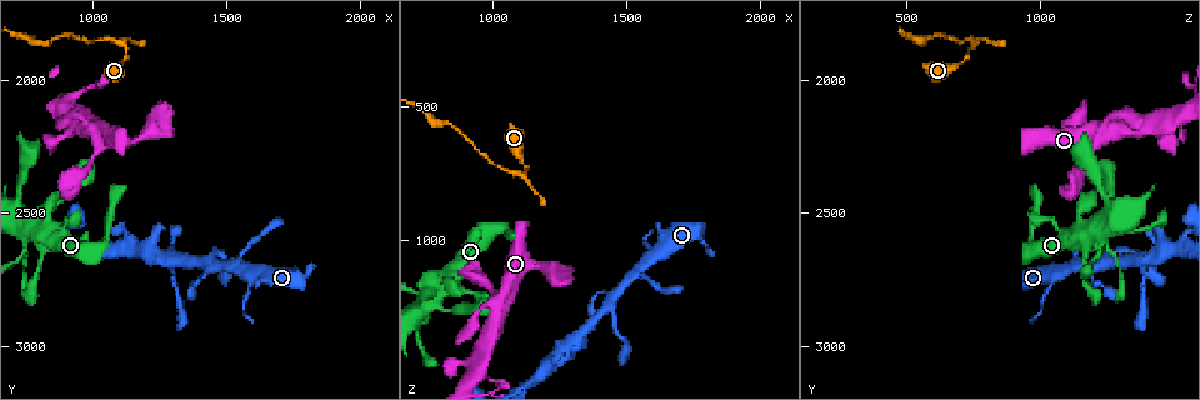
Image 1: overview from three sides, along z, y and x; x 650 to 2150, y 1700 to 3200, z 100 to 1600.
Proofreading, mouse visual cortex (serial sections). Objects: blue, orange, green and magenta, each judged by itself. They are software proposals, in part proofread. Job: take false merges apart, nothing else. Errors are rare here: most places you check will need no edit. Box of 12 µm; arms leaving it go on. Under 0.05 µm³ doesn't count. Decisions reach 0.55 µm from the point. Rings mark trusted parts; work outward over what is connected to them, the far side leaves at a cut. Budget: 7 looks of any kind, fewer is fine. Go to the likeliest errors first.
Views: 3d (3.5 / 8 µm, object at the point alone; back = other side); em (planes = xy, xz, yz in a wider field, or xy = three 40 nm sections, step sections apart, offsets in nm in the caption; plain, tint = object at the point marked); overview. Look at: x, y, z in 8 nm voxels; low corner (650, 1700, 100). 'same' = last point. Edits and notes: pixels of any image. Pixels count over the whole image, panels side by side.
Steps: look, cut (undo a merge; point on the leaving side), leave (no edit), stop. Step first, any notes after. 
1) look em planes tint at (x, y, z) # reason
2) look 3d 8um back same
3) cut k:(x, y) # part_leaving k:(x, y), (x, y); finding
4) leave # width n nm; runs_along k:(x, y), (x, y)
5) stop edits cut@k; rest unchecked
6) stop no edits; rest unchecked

look 3d 3.5um at (1110, 1860, 750) # abrupt turn

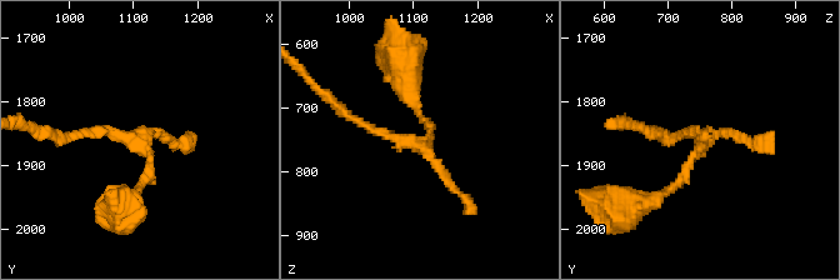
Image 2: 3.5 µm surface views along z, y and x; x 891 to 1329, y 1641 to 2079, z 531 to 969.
look em xy step 5 tint at (1115, 1860, 755) # need the tissue

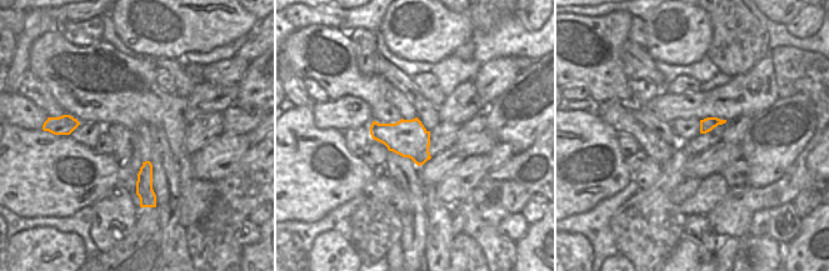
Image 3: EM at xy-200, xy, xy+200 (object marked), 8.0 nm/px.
leave # all the same cell

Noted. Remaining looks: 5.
look 3d 3.5um at (1440, 2690, 1240) # three arms meet

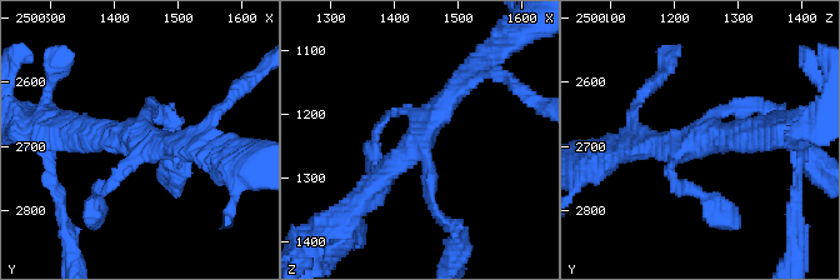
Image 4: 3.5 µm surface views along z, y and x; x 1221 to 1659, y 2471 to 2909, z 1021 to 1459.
look em xy step 2 tint at (1430, 2685, 1240)

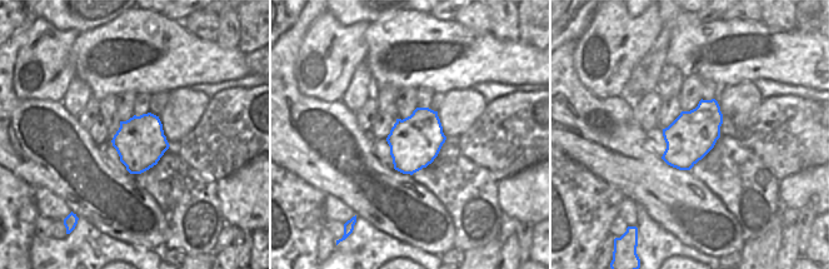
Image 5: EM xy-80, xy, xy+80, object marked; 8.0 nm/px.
leave # width 420 nm; runs_along 4:(465, 80), (400, 160), (358, 201); one cell here

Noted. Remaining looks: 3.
look 3d 3.5um at (1040, 2230, 1200) # thin arm on a thick one

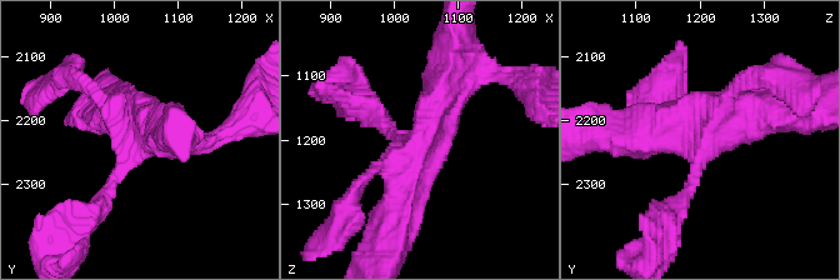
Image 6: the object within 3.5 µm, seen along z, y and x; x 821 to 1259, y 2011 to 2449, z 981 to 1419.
leave # runs_along 6:(449, 70), (395, 218); one cell here

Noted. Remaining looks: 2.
stop no edits; rest unchecked

